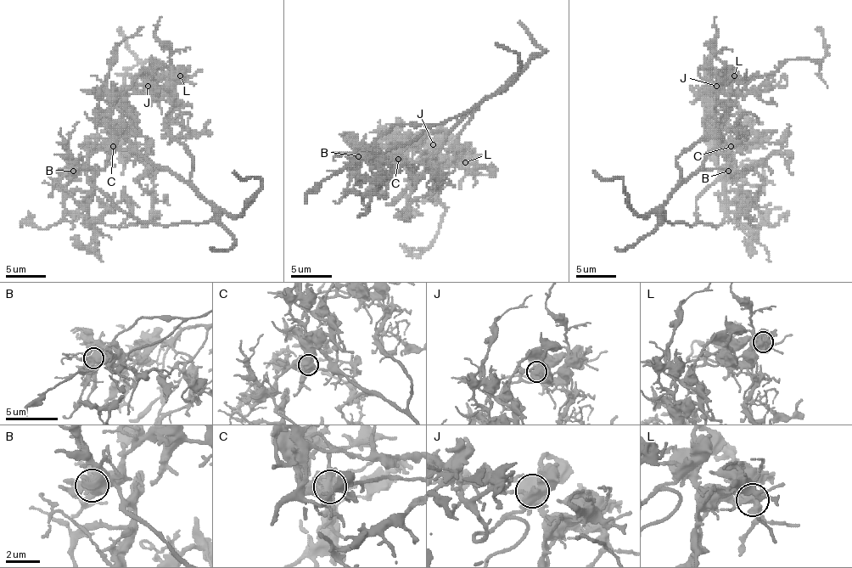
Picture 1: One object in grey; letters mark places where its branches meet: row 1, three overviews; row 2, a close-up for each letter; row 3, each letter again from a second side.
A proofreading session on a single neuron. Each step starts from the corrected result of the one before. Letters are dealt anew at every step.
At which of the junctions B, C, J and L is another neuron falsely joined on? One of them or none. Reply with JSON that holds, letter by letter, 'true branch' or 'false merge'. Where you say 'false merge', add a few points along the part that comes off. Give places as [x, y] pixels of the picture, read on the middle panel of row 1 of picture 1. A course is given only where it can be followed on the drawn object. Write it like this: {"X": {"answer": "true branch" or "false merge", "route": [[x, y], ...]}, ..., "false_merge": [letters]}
{"B": {"answer": "true branch"}, "C": {"answer": "true branch"}, "J": {"answer": "true branch"}, "L": {"answer": "true branch"}, "false_merge": []}

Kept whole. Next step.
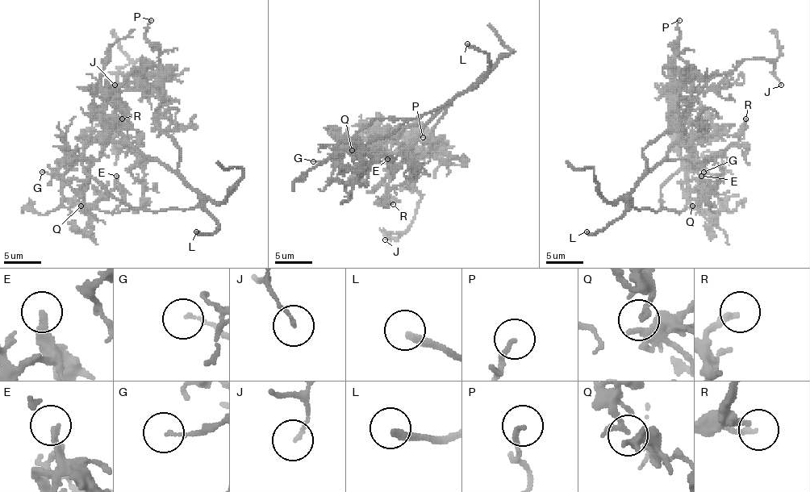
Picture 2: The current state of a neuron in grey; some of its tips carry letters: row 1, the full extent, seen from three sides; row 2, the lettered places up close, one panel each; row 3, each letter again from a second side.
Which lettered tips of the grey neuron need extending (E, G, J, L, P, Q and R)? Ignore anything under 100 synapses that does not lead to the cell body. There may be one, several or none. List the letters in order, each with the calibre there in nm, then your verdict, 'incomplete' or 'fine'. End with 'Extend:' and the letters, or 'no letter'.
E: 220 nm | fine
G: 100 nm | fine
J: 110 nm | fine
L: 260 nm | incomplete
P: 180 nm | fine
Q: 130 nm | fine
R: 200 nm | fine
Extend: L

